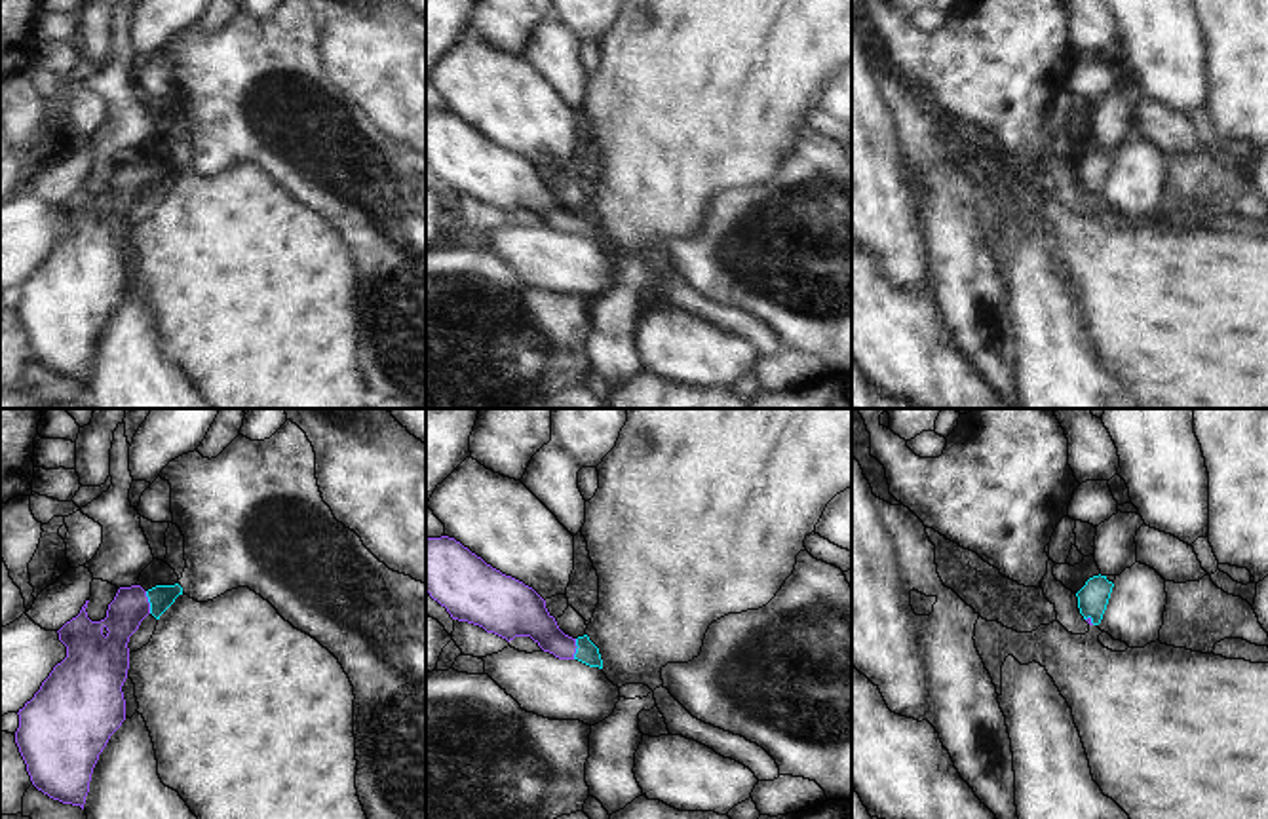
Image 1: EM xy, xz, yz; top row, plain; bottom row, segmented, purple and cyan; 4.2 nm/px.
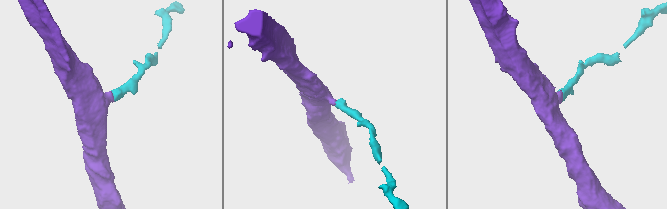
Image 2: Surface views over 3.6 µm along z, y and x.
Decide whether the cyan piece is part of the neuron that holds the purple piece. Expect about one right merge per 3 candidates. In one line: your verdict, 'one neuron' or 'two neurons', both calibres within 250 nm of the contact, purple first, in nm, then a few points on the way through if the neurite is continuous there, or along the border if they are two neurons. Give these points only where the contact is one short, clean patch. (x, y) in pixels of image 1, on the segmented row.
one neuron; 160 nm thick on the purple side, 110 nm on the other; runs through xy (130, 607), (134, 603), (149, 603), (160, 597)

